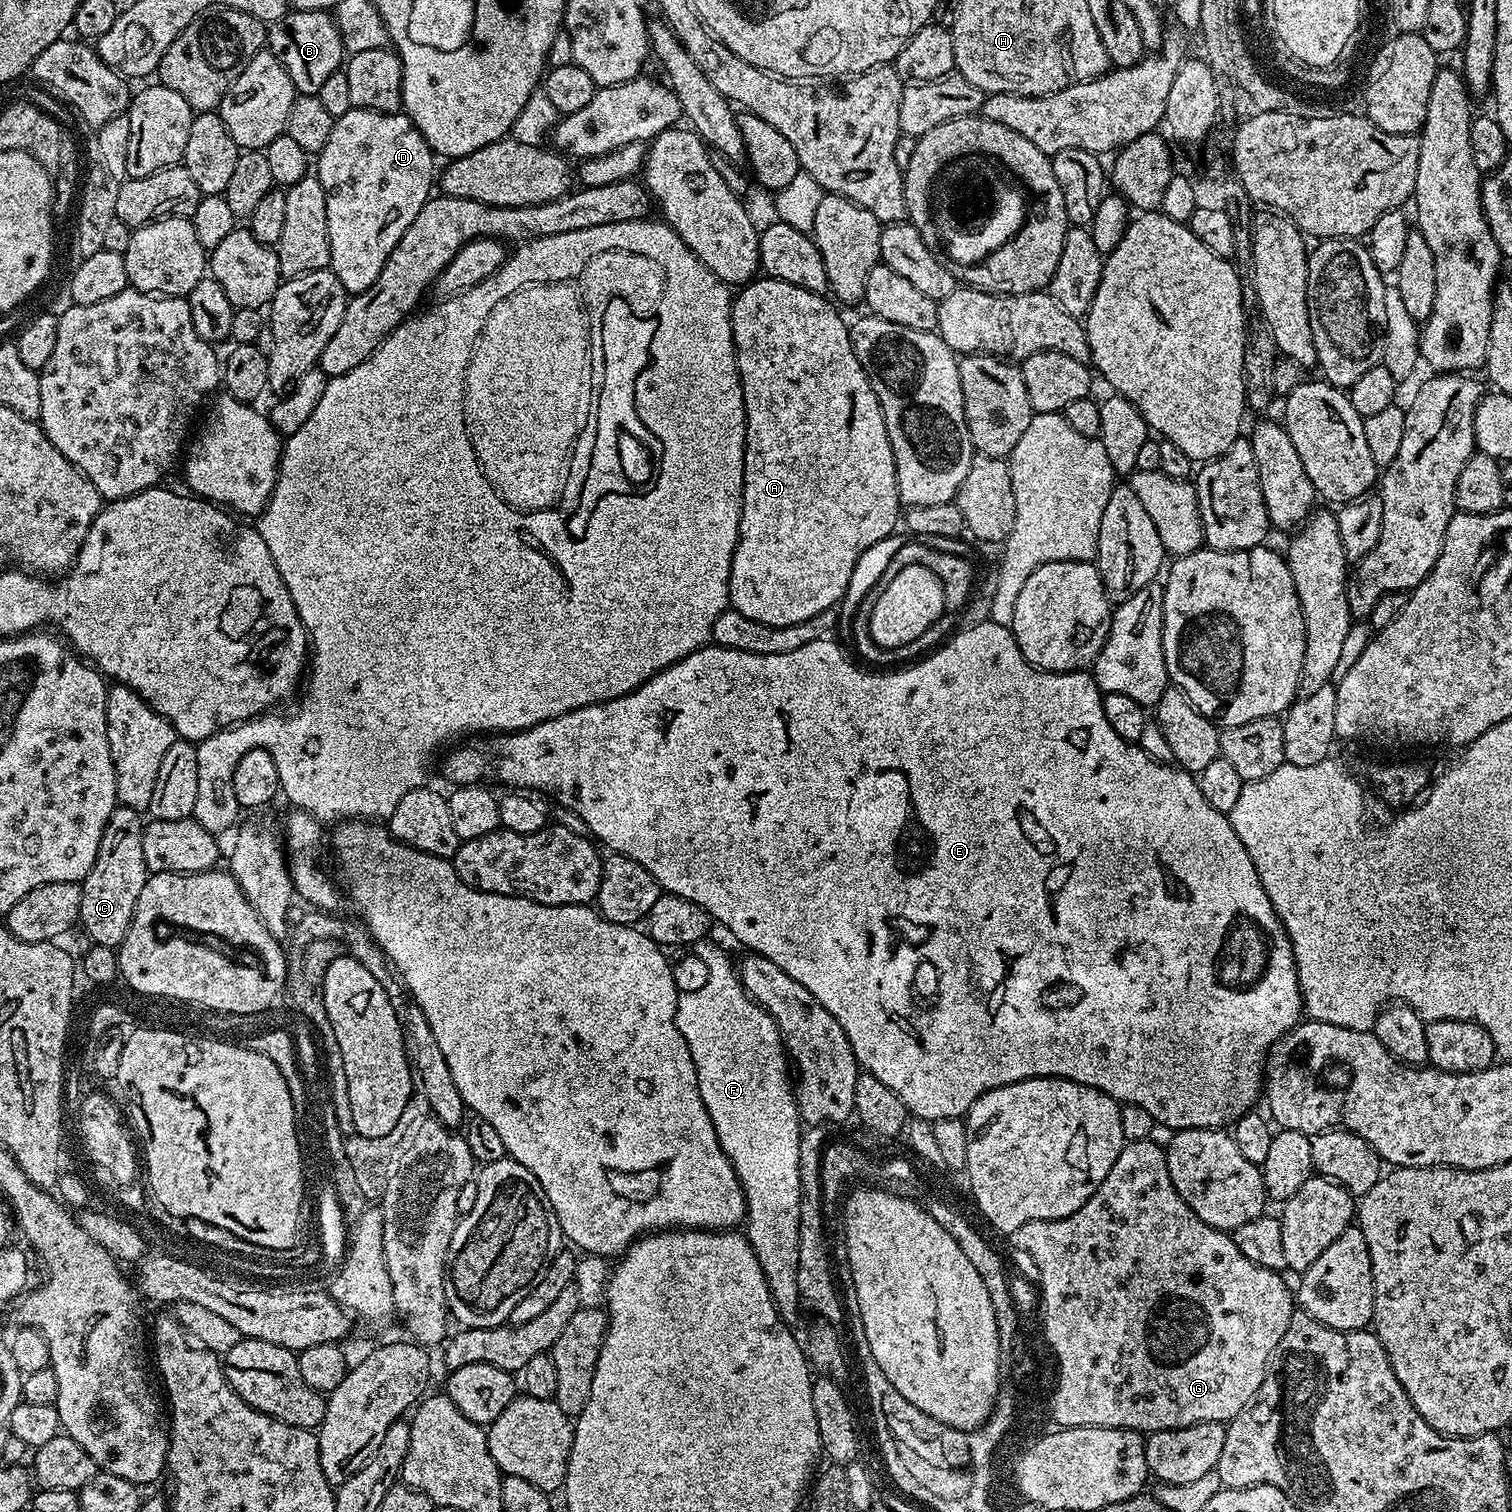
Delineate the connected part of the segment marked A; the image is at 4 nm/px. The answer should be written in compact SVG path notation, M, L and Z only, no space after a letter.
M771 278L760 279L753 279L751 282L743 285L735 293L732 301L732 341L736 347L736 365L740 371L744 409L746 410L746 422L748 425L746 426L746 434L744 435L744 493L742 494L742 514L740 515L740 536L736 539L736 549L732 555L732 569L730 570L730 578L728 579L728 602L735 612L746 614L746 618L750 618L754 622L762 622L766 626L794 626L794 622L806 622L806 618L814 618L814 614L818 614L827 608L836 608L839 605L839 600L843 598L844 591L847 590L848 583L851 582L852 575L856 572L856 563L863 558L864 552L870 551L875 544L882 543L895 530L896 524L898 528L902 520L902 505L900 503L900 495L898 494L898 486L896 485L896 463L894 462L892 447L890 446L890 438L886 434L884 415L880 409L878 398L870 386L868 376L862 370L862 366L854 354L852 333L846 320L844 324L843 318L824 301L825 297L819 292L811 292L810 290L799 288L790 282L782 282L781 280L773 280Z

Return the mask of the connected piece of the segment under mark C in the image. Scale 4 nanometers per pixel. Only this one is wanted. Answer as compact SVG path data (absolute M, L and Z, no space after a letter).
M119 806L106 822L94 866L90 866L90 874L86 874L80 884L82 906L78 924L81 929L84 927L92 944L119 949L120 943L126 938L138 906L138 894L142 894L142 886L146 886L150 875L146 858L142 855L144 825L141 813Z

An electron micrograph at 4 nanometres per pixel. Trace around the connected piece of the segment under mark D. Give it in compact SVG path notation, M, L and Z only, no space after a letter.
M351 108L346 114L335 117L330 130L330 142L318 154L314 164L315 175L326 190L326 226L330 230L330 270L350 294L365 292L382 274L390 250L398 246L398 238L406 234L406 226L418 218L418 210L433 195L432 147L410 122L399 112L375 112L365 108Z

